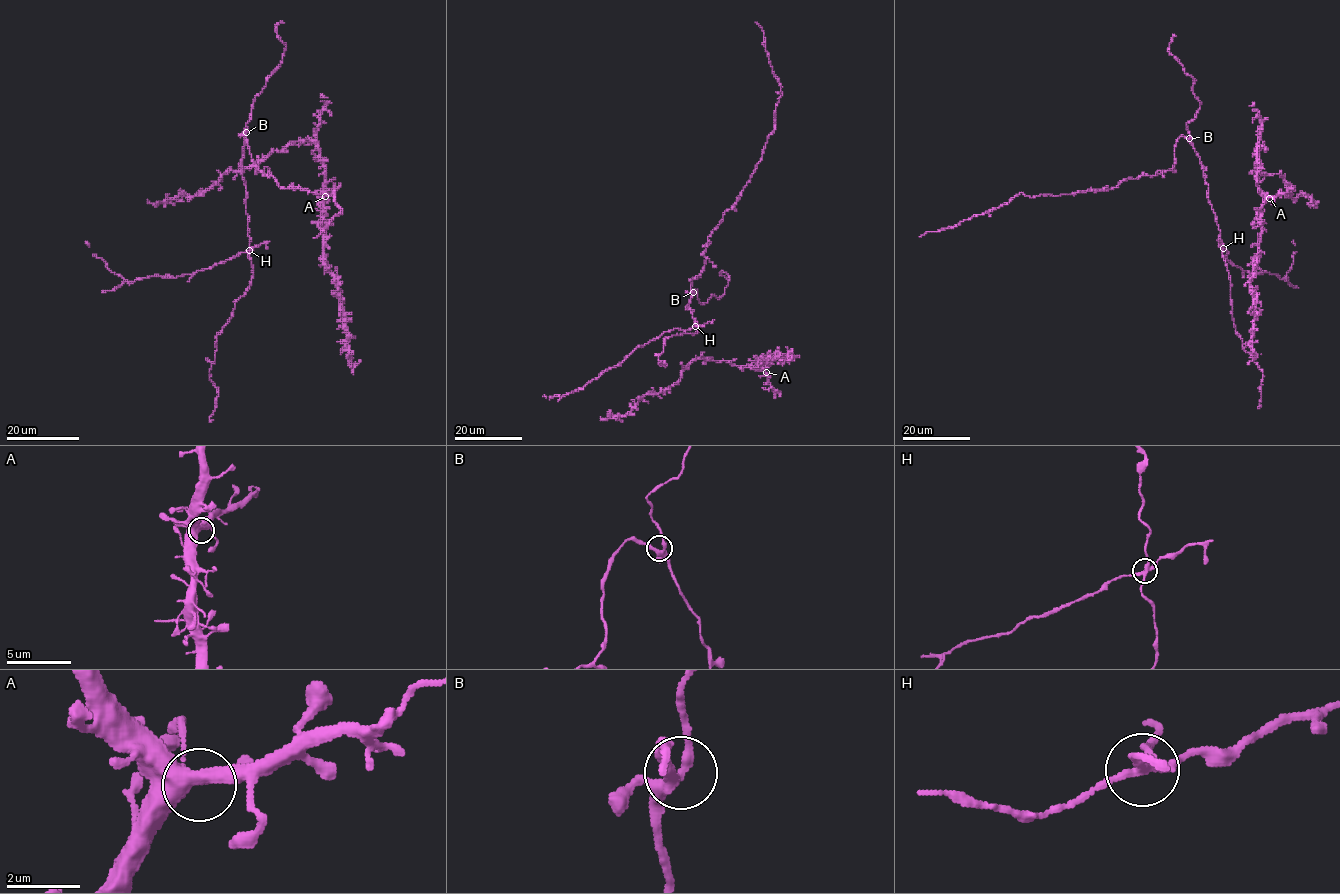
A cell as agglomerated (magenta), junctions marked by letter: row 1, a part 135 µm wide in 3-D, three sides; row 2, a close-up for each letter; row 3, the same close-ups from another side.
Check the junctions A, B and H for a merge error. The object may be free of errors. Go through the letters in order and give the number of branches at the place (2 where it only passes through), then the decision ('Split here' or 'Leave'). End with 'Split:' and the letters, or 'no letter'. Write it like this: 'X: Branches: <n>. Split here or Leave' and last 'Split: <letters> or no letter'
A: Branches: 4. Leave
B: Branches: 4. Leave
H: Branches: 4. Split here
Split: H

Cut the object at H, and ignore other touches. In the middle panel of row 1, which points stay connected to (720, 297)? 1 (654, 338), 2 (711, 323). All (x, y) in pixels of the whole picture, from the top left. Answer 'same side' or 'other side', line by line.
1: other side
2: other side

